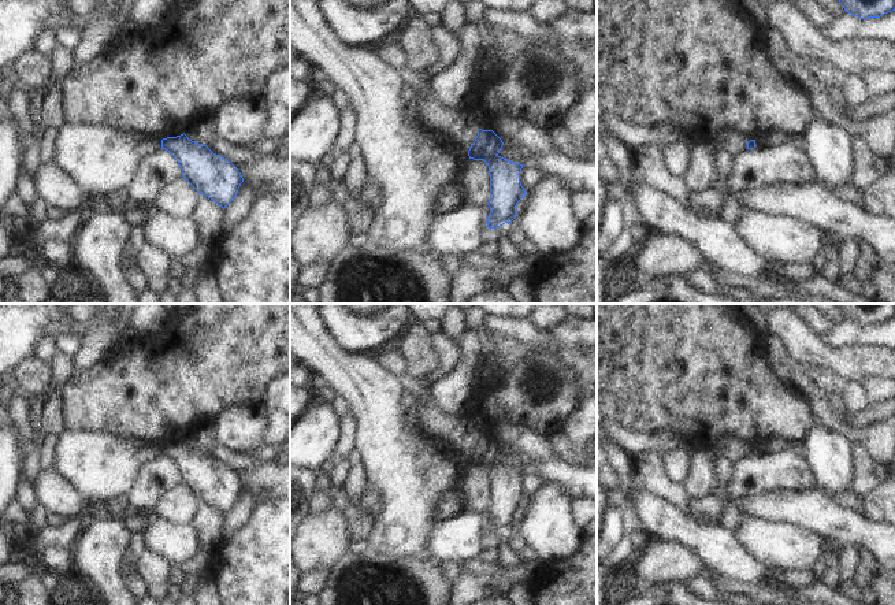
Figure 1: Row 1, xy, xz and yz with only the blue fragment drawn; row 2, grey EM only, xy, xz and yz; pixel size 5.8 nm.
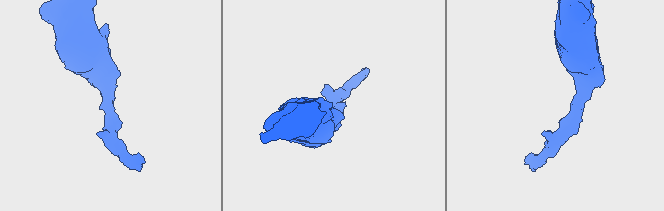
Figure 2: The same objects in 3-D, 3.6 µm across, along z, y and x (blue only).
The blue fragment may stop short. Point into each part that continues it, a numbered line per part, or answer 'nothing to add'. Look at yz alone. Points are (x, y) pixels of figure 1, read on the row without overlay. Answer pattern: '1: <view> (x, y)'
nothing to add

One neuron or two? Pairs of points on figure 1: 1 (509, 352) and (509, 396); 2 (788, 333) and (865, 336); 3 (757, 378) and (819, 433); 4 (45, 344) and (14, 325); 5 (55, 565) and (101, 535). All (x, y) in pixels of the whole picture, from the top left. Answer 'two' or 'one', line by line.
1: two
2: two
3: two
4: two
5: two

